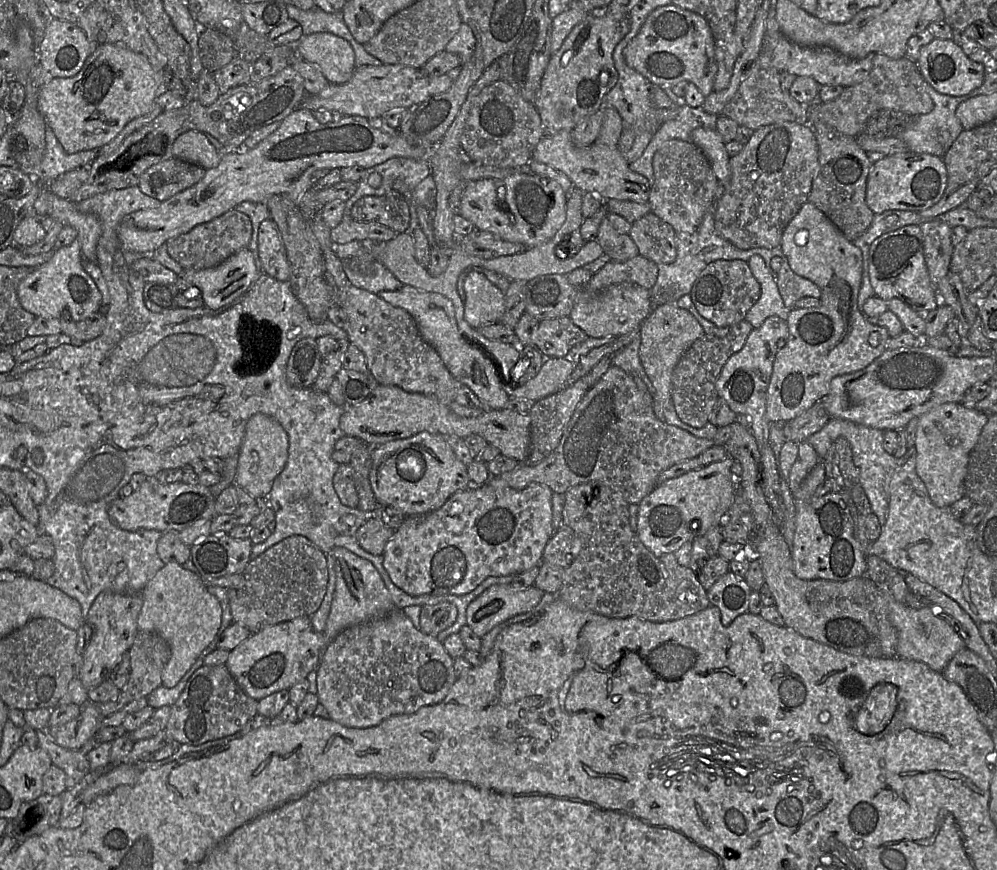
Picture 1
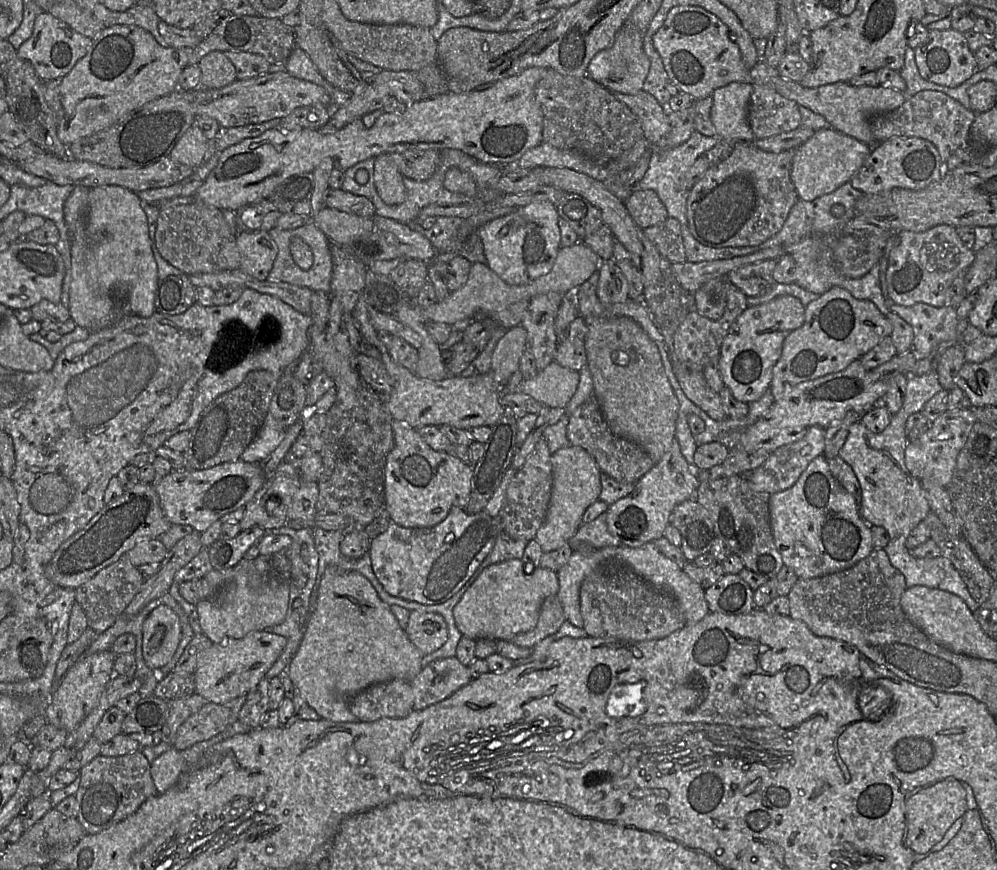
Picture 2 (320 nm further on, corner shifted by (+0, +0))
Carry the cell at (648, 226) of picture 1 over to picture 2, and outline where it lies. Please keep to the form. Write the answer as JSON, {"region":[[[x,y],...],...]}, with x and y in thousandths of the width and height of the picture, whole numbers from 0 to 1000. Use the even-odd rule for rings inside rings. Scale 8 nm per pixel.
{"region":[[[670,249],[666,255],[645,263],[645,267],[658,283],[664,295],[673,302],[688,300],[683,261],[680,253]]]}

